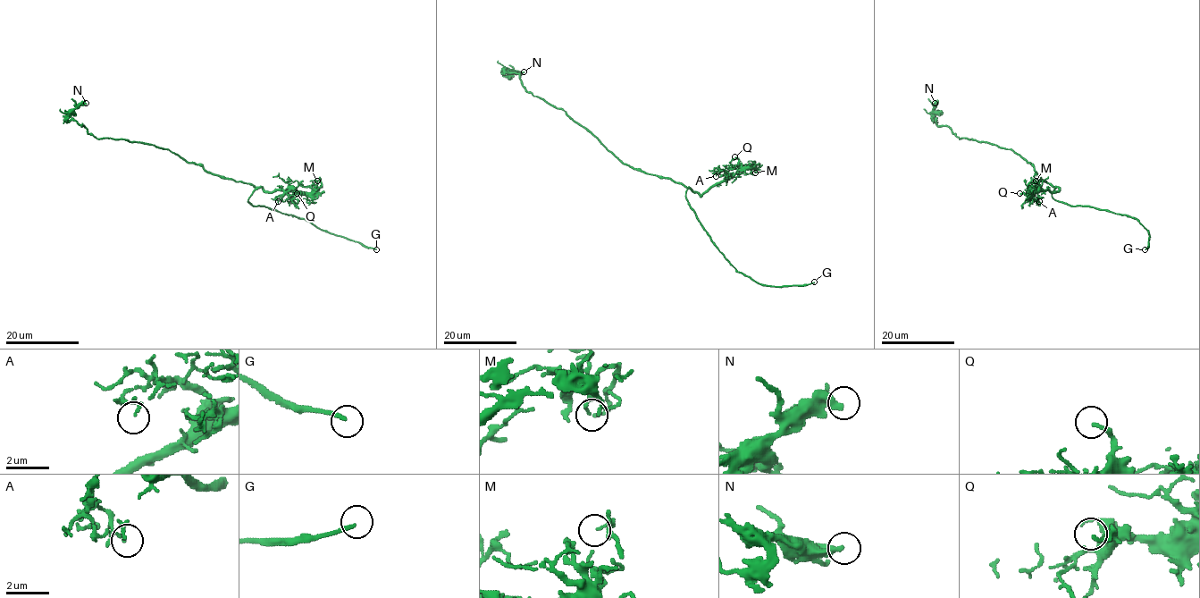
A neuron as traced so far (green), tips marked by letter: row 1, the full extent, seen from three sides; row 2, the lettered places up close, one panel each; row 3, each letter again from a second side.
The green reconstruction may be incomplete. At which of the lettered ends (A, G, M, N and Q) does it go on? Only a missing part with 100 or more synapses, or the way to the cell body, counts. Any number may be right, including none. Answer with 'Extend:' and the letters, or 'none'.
Extend: G

